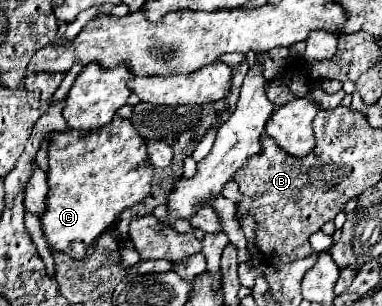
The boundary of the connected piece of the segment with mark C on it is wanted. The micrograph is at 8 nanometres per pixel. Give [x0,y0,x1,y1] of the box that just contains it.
[38,117,152,259]

